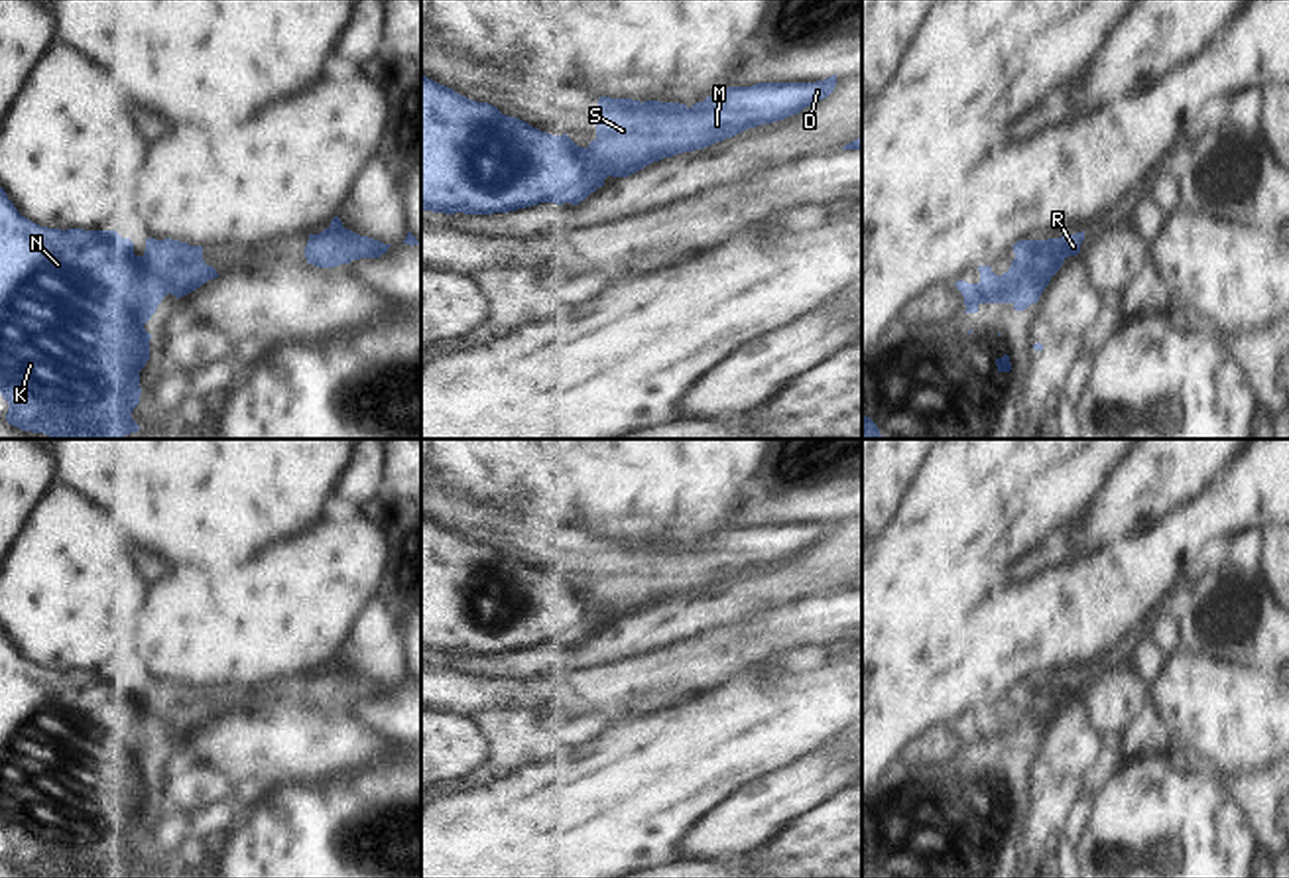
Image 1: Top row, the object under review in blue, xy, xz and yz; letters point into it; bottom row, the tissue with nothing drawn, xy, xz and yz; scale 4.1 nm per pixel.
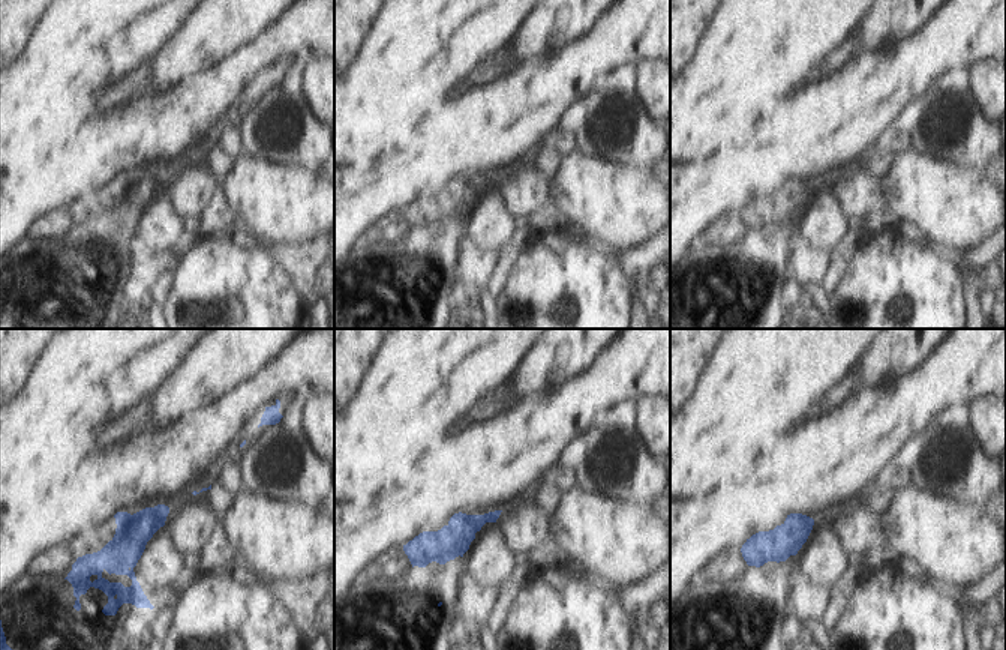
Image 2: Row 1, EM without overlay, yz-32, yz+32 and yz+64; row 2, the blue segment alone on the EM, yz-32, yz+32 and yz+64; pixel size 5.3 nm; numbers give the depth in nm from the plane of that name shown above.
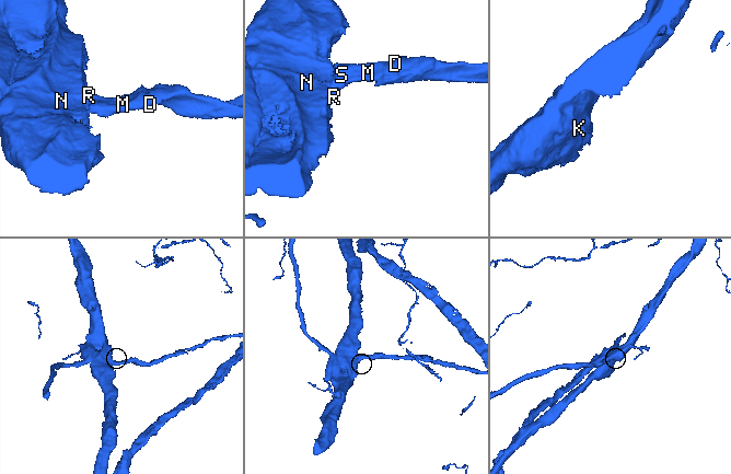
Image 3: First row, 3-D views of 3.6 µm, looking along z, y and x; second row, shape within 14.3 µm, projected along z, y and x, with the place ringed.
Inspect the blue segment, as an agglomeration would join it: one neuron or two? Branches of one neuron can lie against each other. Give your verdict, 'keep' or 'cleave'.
cleave

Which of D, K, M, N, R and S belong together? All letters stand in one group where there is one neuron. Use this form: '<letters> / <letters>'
D M S / K N R

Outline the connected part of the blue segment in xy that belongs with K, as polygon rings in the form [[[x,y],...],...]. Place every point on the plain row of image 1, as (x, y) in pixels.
[[[0,628],[0,835],[10,847],[6,854],[10,866],[49,878],[124,878],[138,874],[140,866],[132,860],[132,852],[140,845],[140,811],[150,801],[152,780],[144,766],[152,760],[159,744],[155,711],[146,705],[144,697],[134,695],[134,683],[130,679],[122,679],[116,671],[39,667],[22,658]]]

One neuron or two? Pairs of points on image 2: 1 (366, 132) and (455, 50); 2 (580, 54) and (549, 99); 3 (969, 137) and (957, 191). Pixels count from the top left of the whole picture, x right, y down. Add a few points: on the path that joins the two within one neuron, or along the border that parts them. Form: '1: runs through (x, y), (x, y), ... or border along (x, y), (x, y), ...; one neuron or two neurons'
1: runs through (371, 104), (426, 51); one neuron
2: runs through (580, 65), (558, 89); one neuron
3: border along (928, 155), (985, 171); two neurons

